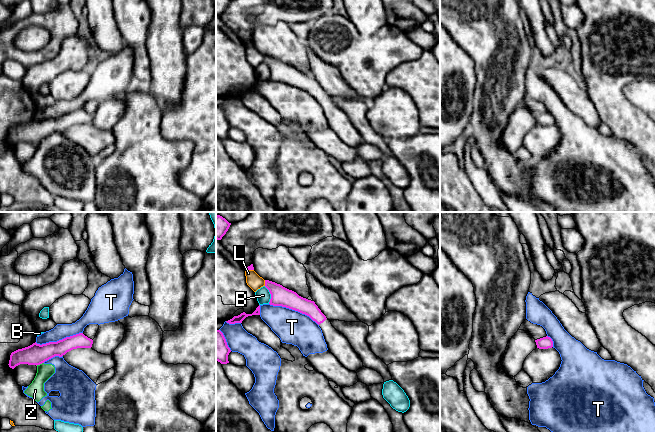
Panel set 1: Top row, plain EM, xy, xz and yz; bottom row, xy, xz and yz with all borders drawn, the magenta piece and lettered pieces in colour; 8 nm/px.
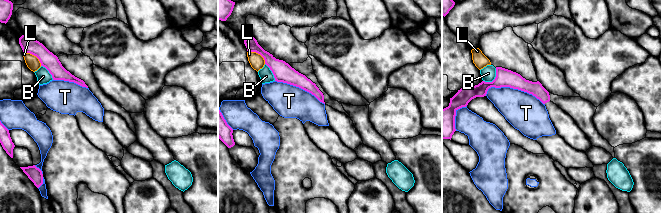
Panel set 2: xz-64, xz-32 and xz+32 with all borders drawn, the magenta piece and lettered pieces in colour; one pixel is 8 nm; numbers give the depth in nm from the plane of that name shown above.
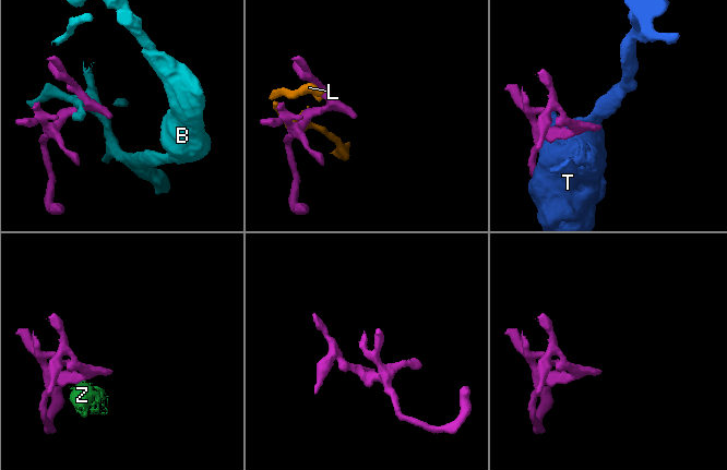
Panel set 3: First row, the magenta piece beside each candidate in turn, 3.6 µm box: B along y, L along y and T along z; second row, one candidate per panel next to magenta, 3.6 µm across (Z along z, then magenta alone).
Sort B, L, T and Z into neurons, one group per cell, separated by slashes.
B / L / T Z

